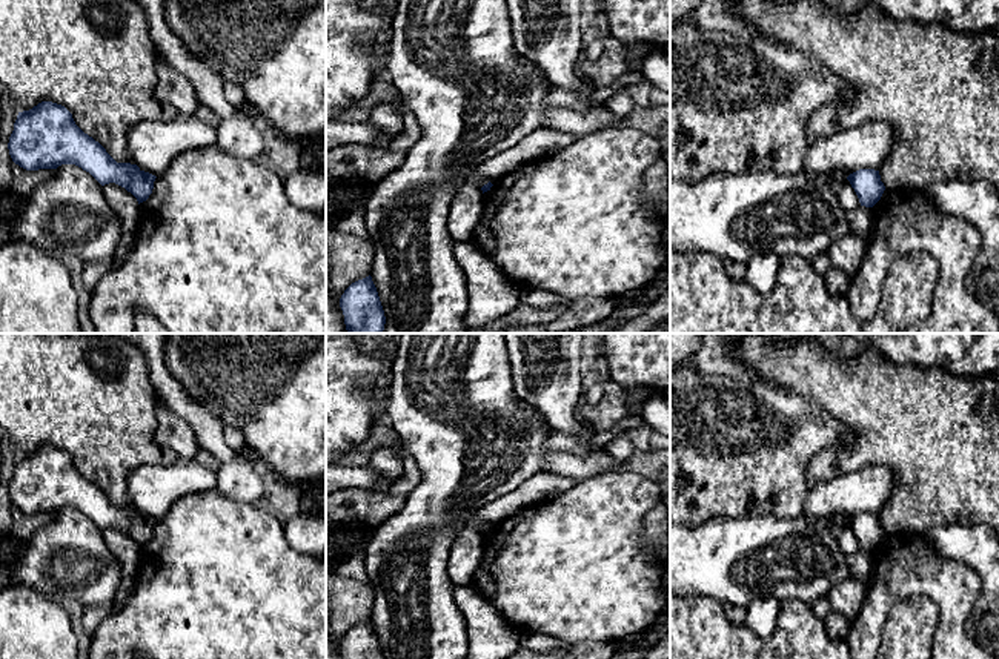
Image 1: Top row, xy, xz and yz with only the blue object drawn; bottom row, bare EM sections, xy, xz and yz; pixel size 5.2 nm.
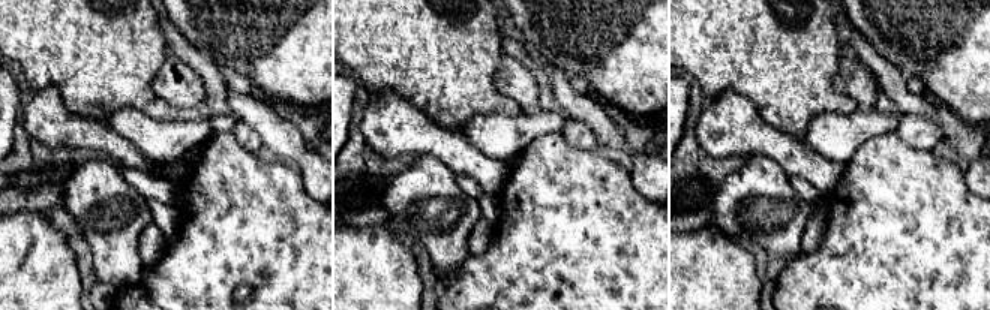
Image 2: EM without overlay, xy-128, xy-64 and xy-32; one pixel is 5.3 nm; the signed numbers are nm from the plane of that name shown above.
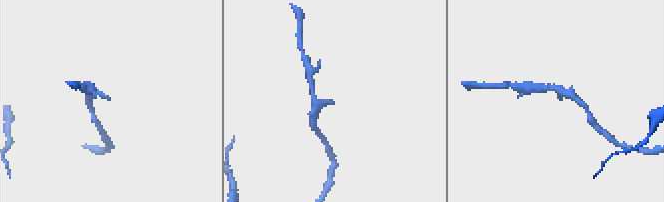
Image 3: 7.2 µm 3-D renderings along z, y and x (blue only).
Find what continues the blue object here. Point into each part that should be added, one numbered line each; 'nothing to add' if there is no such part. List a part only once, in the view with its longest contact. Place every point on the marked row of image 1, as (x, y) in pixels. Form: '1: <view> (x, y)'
nothing to add

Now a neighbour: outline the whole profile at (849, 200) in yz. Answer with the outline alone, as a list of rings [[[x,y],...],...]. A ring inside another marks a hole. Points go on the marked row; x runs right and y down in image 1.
[[[847,180],[842,189],[838,192],[839,203],[845,212],[855,210],[861,206],[859,198]]]

